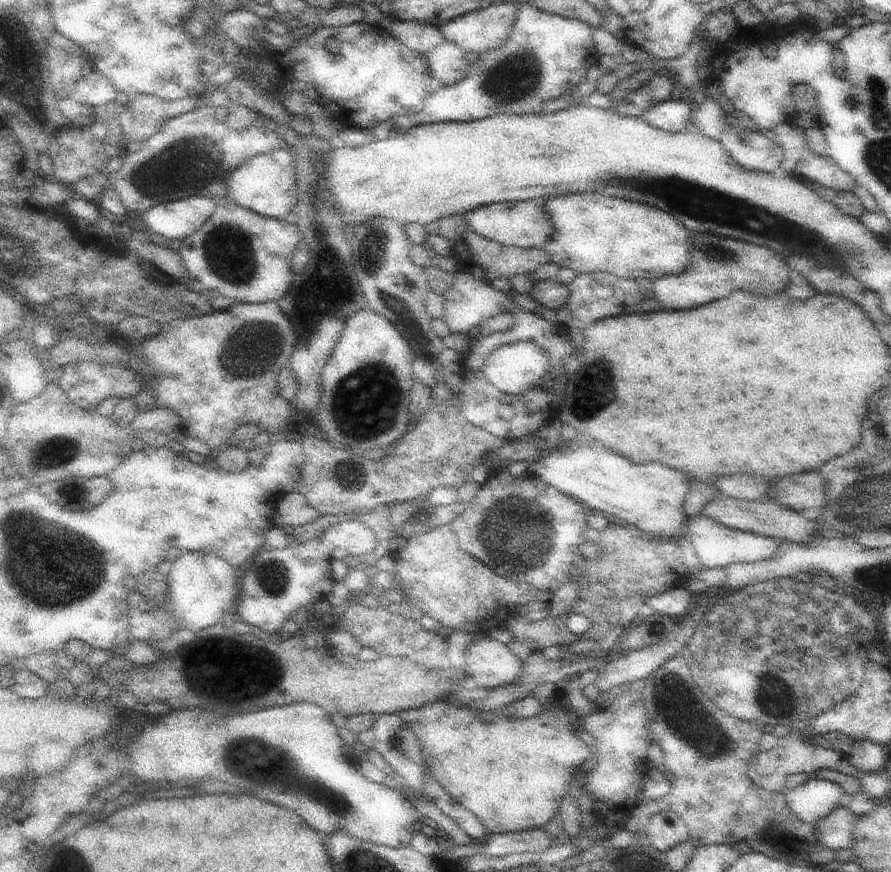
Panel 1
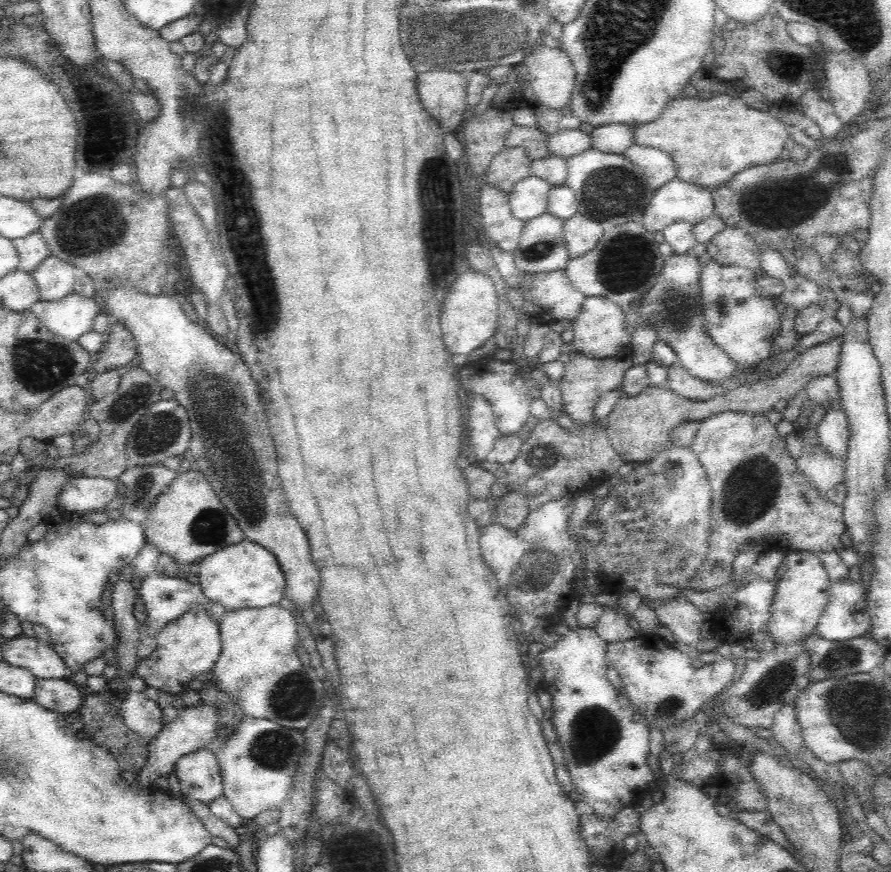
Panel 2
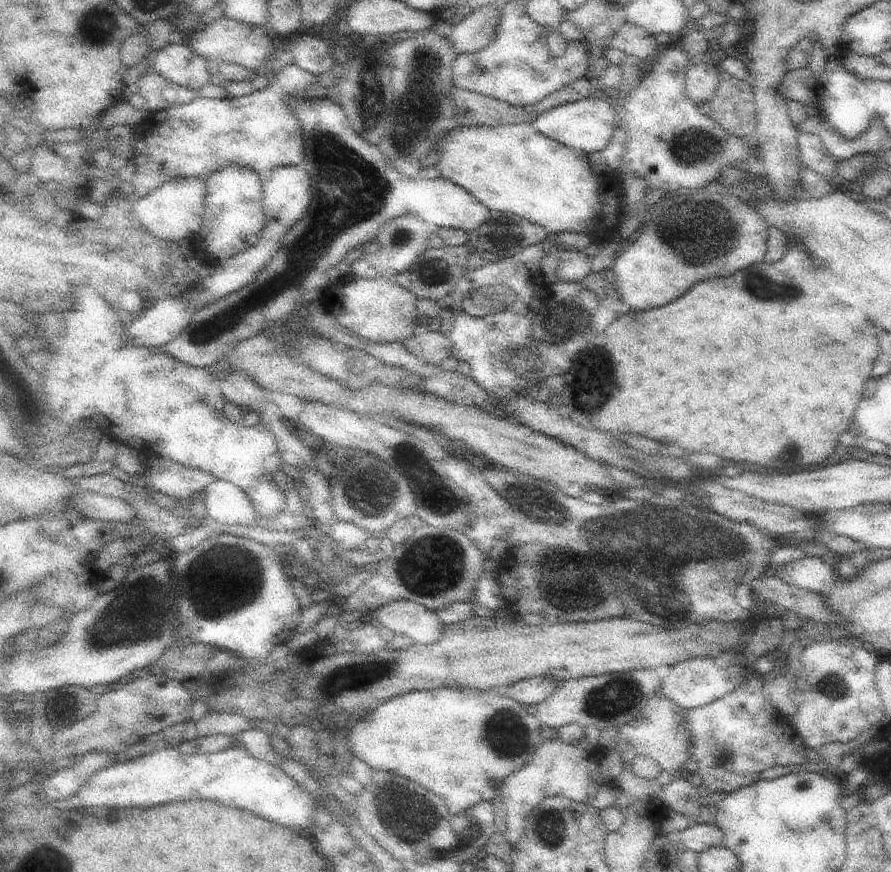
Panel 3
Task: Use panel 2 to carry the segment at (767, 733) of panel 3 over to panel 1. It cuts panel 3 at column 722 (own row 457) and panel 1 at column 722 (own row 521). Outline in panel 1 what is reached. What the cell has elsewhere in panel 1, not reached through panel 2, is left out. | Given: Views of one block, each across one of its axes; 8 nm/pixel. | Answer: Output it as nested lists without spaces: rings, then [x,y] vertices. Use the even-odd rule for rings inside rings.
[[[680,655],[668,660],[644,682],[643,700],[650,716],[654,740],[662,747],[664,764],[674,773],[676,780],[672,782],[671,792],[664,799],[638,800],[633,815],[638,819],[641,839],[645,840],[647,826],[654,814],[673,811],[684,820],[689,831],[689,842],[696,848],[714,844],[735,845],[755,834],[761,834],[764,830],[768,831],[772,824],[778,824],[786,835],[794,835],[801,840],[802,850],[814,855],[818,846],[816,830],[810,824],[794,819],[782,792],[765,790],[748,775],[749,761],[759,754],[759,743],[768,730],[758,722],[734,718],[703,696],[694,683],[686,660]]]

